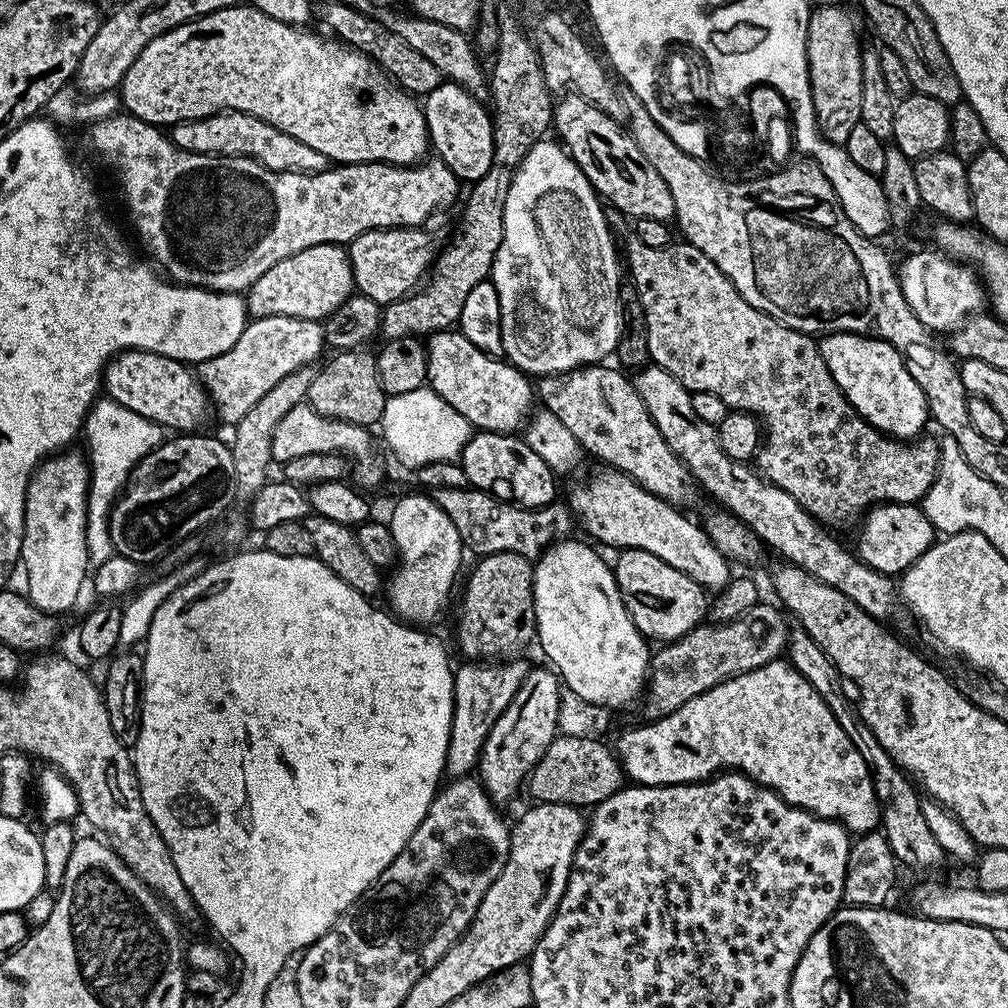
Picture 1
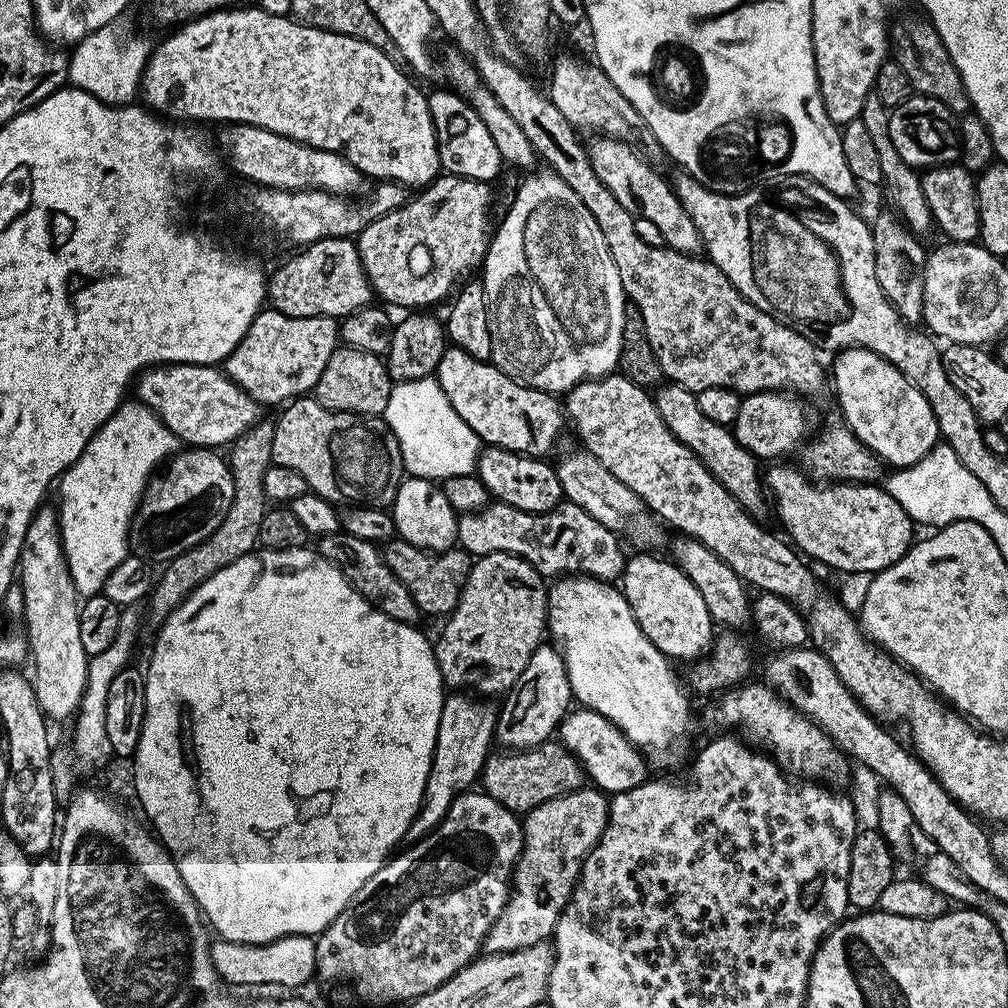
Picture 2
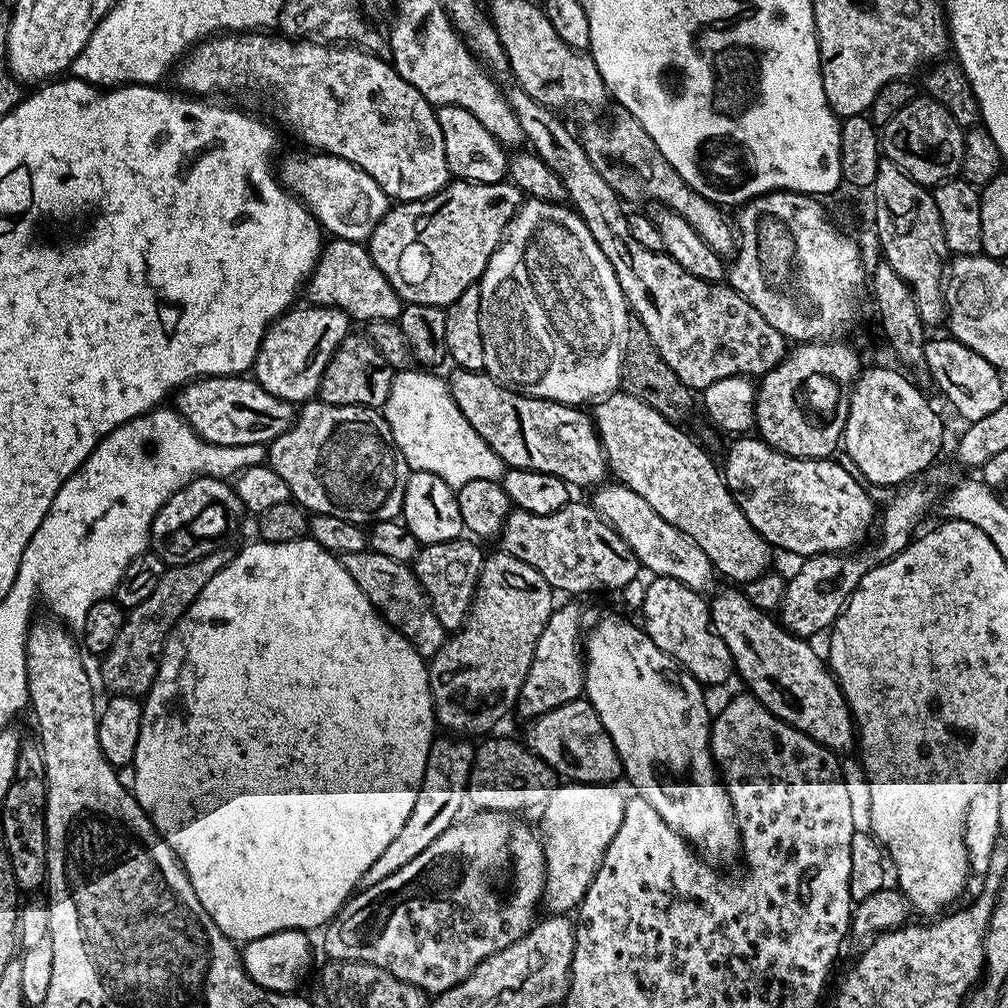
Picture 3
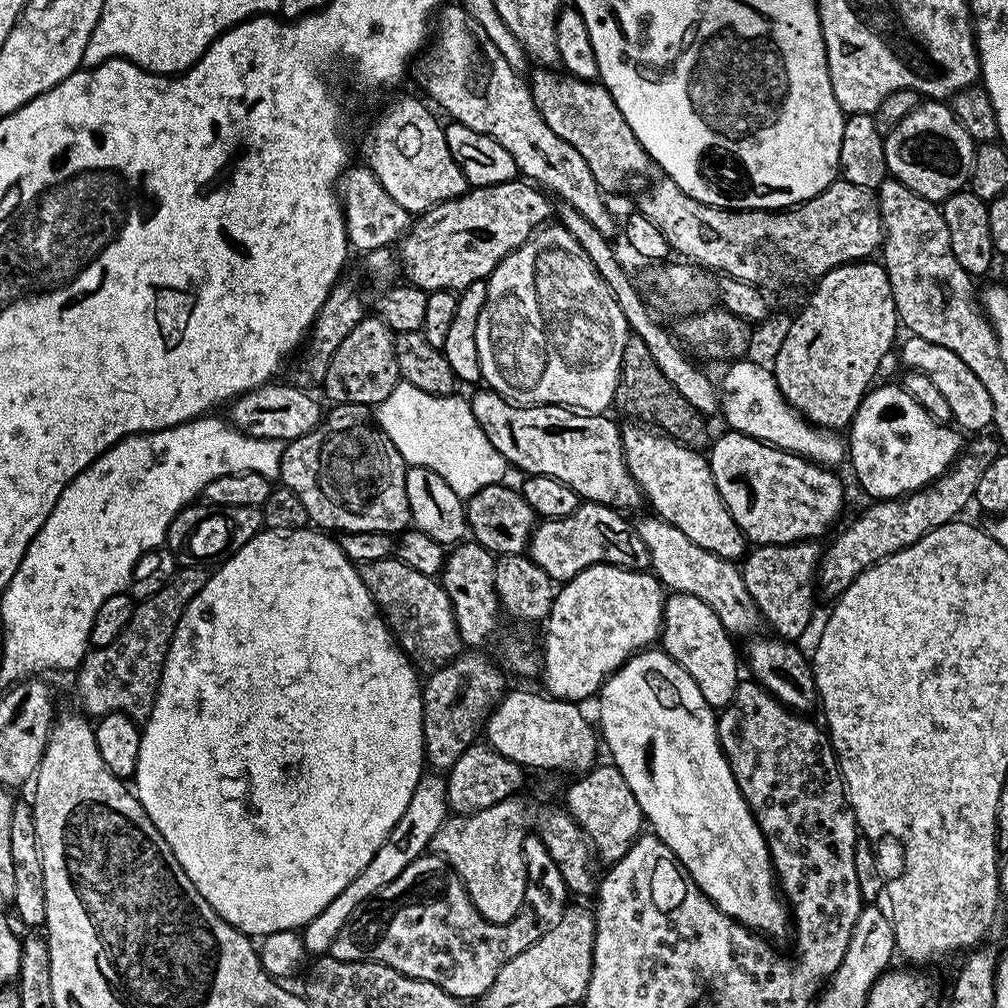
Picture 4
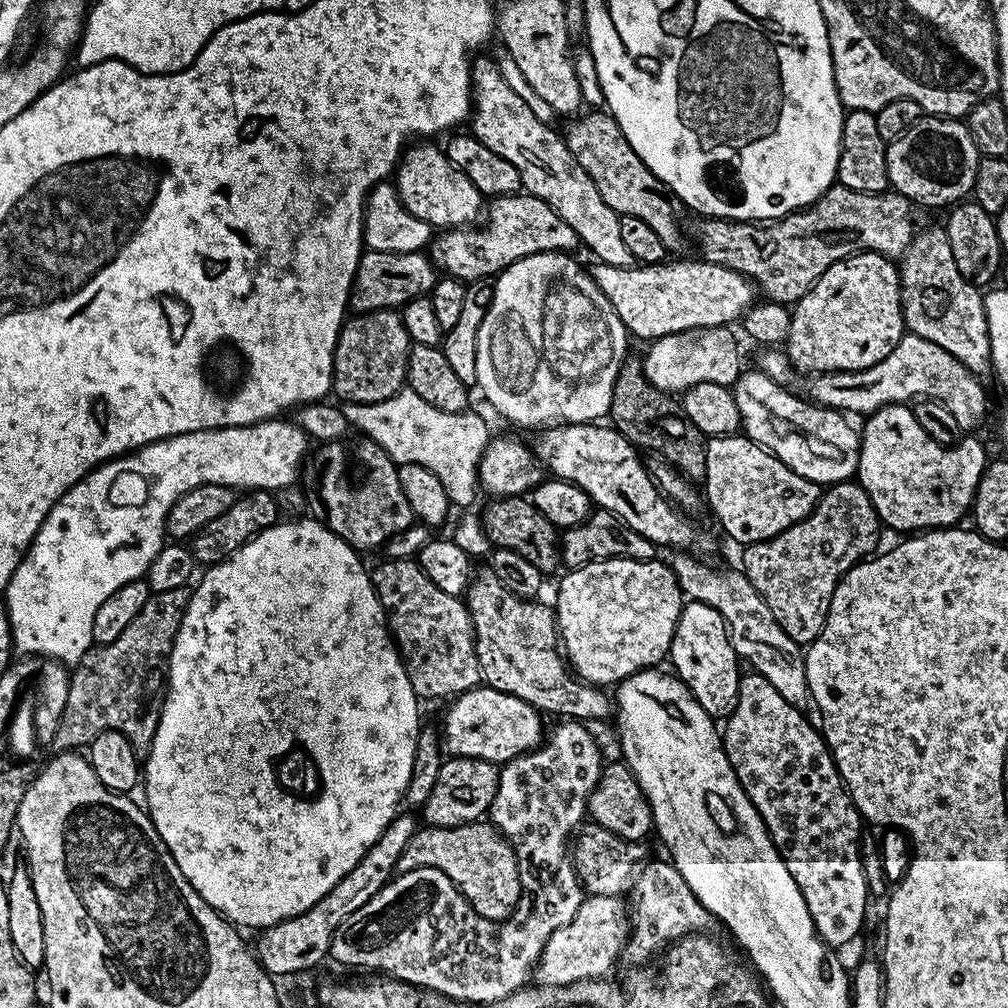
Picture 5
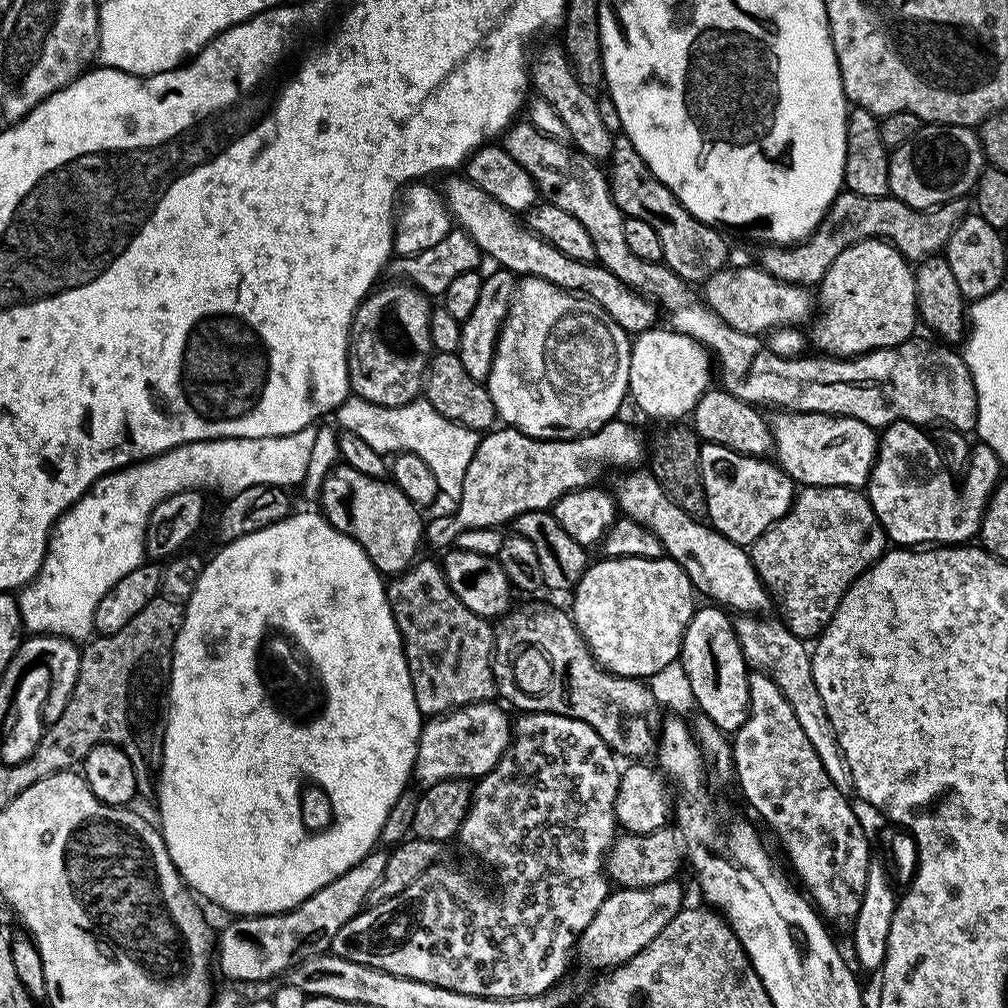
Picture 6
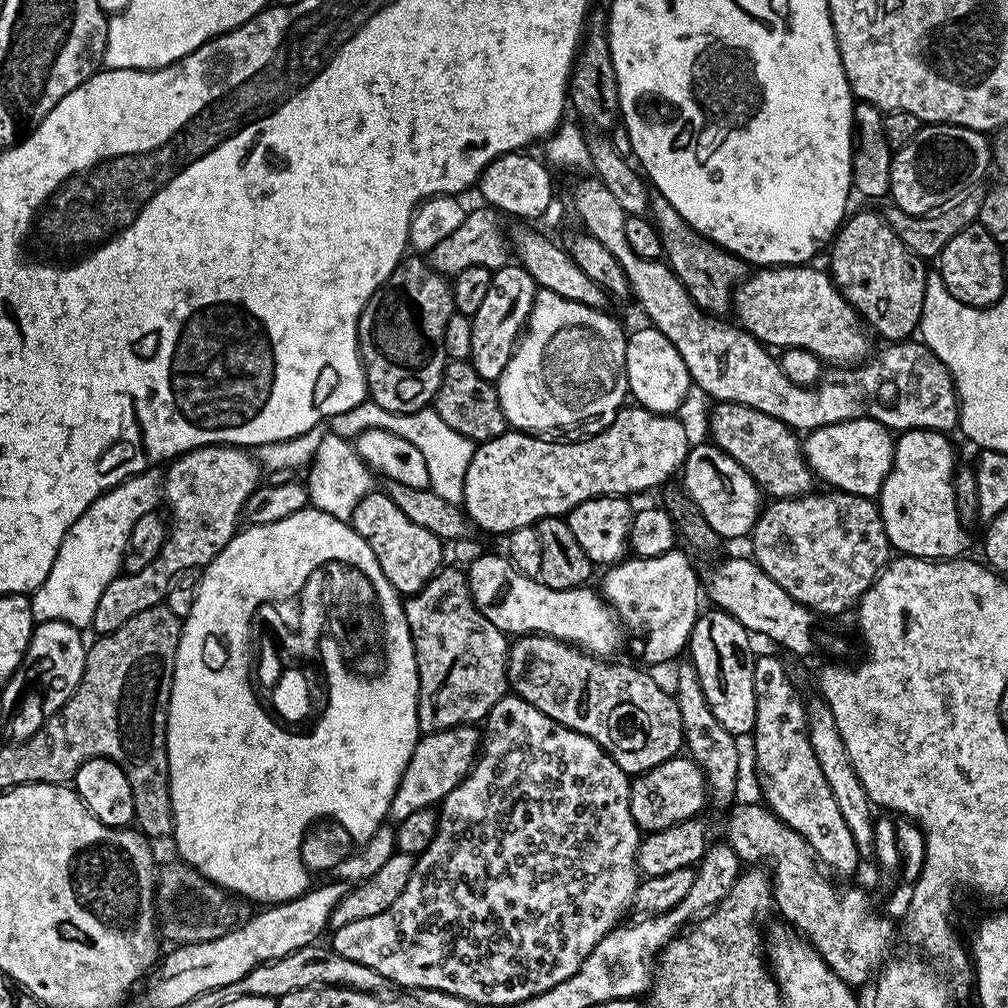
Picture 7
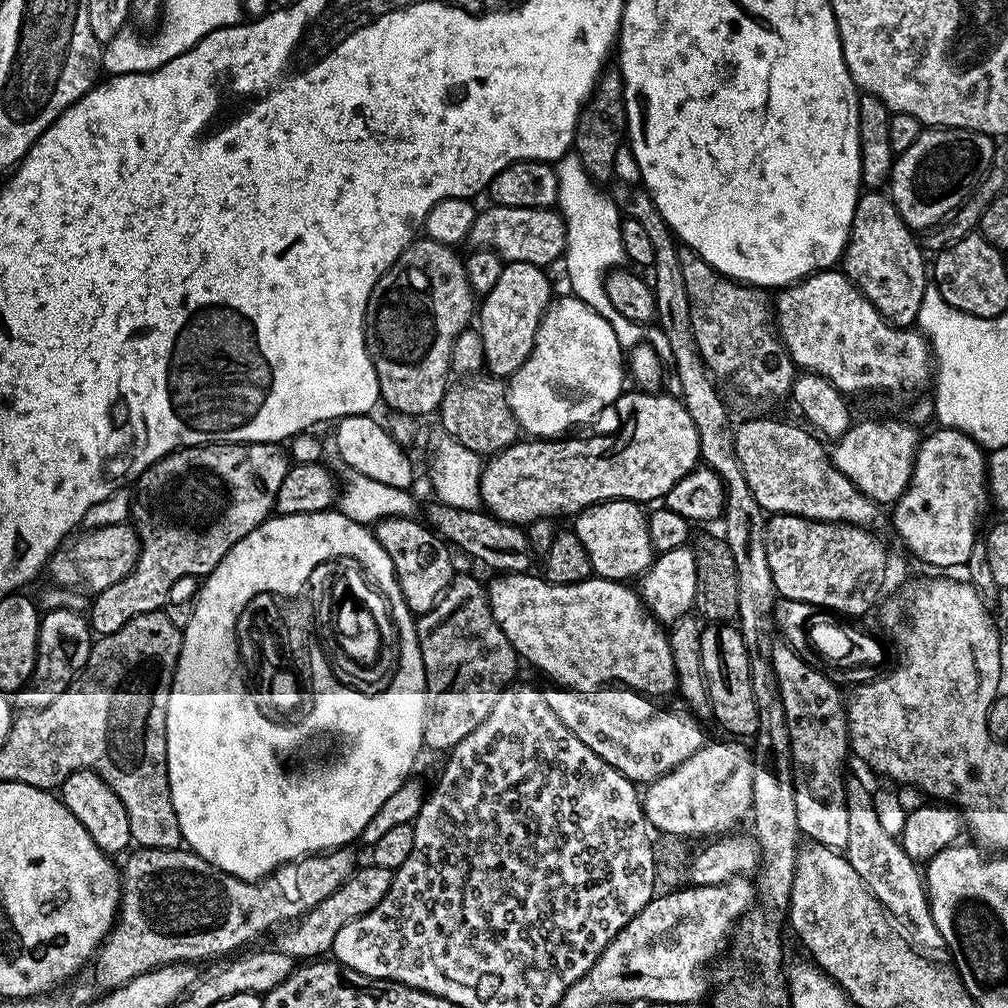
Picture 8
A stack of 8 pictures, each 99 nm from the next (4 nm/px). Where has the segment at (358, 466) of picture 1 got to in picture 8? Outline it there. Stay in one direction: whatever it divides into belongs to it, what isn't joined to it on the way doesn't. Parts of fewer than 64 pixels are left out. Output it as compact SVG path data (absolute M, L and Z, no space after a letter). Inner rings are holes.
M412 516L386 517L375 525L374 531L382 550L386 550L386 554L390 554L390 562L394 562L394 574L409 613L425 616L440 601L440 595L452 580L453 549L425 523L420 521L419 524Z

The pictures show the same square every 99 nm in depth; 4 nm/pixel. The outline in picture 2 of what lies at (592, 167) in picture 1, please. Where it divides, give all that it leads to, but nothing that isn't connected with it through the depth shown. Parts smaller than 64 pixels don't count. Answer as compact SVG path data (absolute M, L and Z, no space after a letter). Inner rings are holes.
M600 136L593 144L587 145L588 157L594 166L594 174L602 178L602 186L626 206L626 210L632 217L641 216L646 222L654 222L658 230L662 230L662 238L665 245L675 252L681 252L687 256L700 256L704 252L704 243L698 234L698 226L686 214L682 202L676 196L675 187L668 184L659 176L657 169L649 164L636 149L621 140L611 140L609 136Z

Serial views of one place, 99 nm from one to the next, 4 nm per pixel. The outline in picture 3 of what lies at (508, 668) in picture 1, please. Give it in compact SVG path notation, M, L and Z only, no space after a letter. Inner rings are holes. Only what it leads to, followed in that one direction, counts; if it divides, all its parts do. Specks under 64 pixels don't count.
M464 738L440 739L433 739L430 746L430 754L426 758L426 770L422 774L422 782L418 786L418 798L414 798L414 810L410 810L410 818L406 818L401 832L390 841L390 846L382 850L382 858L378 858L378 862L374 862L374 866L370 866L366 874L362 874L360 888L369 888L382 882L382 878L390 878L390 874L398 874L402 866L407 866L411 860L417 858L426 846L430 846L464 812L462 810L466 808L468 779L476 750Z

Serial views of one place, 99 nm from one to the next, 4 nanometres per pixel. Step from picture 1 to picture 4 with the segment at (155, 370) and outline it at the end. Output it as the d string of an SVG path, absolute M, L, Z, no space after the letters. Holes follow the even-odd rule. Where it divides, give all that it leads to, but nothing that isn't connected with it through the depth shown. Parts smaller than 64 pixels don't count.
M269 382L249 392L243 392L235 400L231 401L232 427L240 432L245 432L254 438L270 438L271 440L297 440L302 434L310 434L319 426L322 419L322 408L311 396L311 391L297 386L295 383L280 384L281 382Z

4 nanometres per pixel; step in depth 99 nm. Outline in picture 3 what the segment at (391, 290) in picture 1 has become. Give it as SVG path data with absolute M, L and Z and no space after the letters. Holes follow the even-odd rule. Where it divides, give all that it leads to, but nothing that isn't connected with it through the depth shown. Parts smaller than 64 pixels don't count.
M453 179L438 194L425 200L409 200L389 207L382 222L374 226L374 234L366 241L374 266L386 274L386 282L398 293L404 304L425 304L447 309L462 290L473 287L484 275L494 250L504 239L508 223L516 217L522 203L522 193L511 182L471 184L468 180Z

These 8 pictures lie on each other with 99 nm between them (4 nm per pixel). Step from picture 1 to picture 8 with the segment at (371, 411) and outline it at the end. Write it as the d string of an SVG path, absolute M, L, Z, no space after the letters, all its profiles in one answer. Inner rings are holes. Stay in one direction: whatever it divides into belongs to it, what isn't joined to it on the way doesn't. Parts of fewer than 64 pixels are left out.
M427 238L413 239L412 243L408 245L406 250L402 250L402 254L392 263L386 270L386 274L377 280L374 290L368 299L366 306L366 318L364 319L364 341L368 347L368 353L372 359L372 365L376 371L378 378L378 386L380 387L381 401L386 405L389 404L393 413L400 413L415 418L421 418L427 412L435 413L440 407L444 392L447 390L450 383L450 369L452 367L452 347L454 342L463 332L469 327L468 324L473 323L474 313L478 308L477 297L470 290L470 282L466 282L466 270L464 269L464 262L459 252L451 244L443 244L442 242L434 242Z

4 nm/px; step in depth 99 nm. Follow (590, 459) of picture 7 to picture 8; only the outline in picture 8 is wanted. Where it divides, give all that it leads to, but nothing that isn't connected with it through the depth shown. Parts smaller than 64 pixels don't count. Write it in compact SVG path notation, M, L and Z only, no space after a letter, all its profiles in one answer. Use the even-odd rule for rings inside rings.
M625 391L618 401L618 409L624 415L624 425L617 430L613 436L588 436L585 440L568 440L572 438L524 438L519 442L511 444L506 450L496 453L483 465L480 473L480 503L491 515L505 520L508 524L517 526L527 526L536 520L545 518L557 518L564 516L567 512L579 514L592 504L601 504L604 500L635 500L645 502L644 500L659 501L663 498L675 483L690 474L693 468L701 463L700 447L698 446L698 430L694 430L694 418L686 410L684 401L672 394L665 394L663 391Z

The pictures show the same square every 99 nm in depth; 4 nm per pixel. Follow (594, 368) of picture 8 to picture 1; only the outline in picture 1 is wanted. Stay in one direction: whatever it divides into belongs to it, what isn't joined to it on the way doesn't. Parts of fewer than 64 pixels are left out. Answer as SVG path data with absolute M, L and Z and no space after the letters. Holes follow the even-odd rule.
M551 139L538 141L526 158L522 158L522 166L514 174L510 194L506 194L502 246L498 246L490 277L494 290L498 290L498 310L502 312L503 359L532 378L556 376L559 372L607 361L604 359L615 353L624 321L620 313L620 268L616 265L616 248L604 217L605 205L586 174Z

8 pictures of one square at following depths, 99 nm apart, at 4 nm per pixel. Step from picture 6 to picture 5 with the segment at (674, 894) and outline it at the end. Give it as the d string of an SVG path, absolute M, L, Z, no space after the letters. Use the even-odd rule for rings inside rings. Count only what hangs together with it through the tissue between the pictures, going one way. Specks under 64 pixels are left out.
M585 895L584 901L580 904L578 914L566 922L566 926L560 926L550 934L550 938L544 947L539 962L534 969L534 980L539 987L546 986L570 986L574 982L583 980L598 980L609 975L608 972L616 964L616 959L621 959L624 946L628 942L630 931L630 912L625 901L619 896L590 896Z

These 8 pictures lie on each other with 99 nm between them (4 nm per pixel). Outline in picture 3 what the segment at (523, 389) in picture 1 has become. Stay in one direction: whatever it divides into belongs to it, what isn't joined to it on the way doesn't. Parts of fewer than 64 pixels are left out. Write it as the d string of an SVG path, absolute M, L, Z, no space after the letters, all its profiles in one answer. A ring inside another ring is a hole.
M462 368L453 373L453 376L450 376L450 387L458 410L462 410L466 422L474 426L476 433L492 447L494 454L498 454L498 458L504 461L508 468L552 472L565 484L577 484L580 488L591 489L605 483L609 475L608 459L604 457L600 435L597 434L593 417L589 413L587 416L584 410L570 404L539 400L537 396L525 396L523 392L504 387L483 370L471 372Z

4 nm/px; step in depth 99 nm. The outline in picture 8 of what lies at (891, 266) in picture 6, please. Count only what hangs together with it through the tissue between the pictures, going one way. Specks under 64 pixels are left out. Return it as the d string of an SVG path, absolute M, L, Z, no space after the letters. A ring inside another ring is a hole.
M868 190L856 203L852 229L842 257L844 275L884 315L884 319L891 320L897 328L915 325L918 306L922 306L922 294L930 286L930 268L926 260L924 264L925 253L917 237L915 240L912 236L915 236L913 229L898 214L891 195Z

